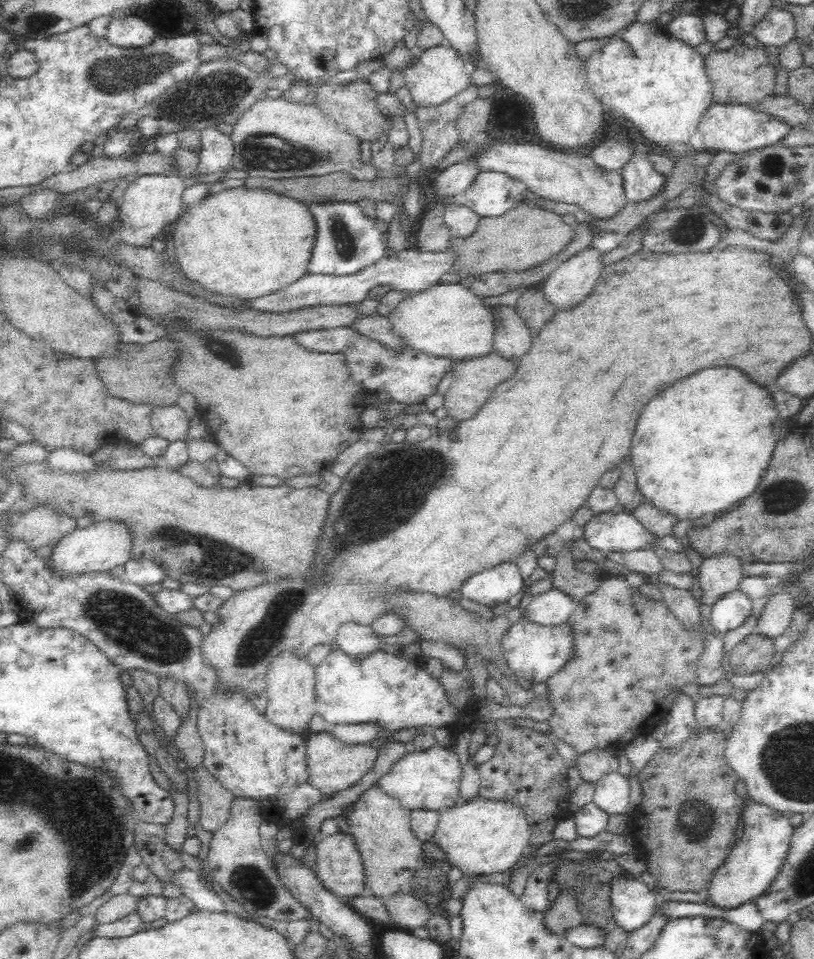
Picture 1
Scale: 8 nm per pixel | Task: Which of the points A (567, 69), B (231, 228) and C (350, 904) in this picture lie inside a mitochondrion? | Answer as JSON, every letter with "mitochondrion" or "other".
{"A":"other","B":"other","C":"other"}

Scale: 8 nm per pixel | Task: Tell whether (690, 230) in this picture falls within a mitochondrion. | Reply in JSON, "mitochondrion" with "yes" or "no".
{"mitochondrion":"yes"}

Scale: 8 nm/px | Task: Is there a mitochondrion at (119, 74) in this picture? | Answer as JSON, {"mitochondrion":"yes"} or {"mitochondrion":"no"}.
{"mitochondrion":"yes"}

